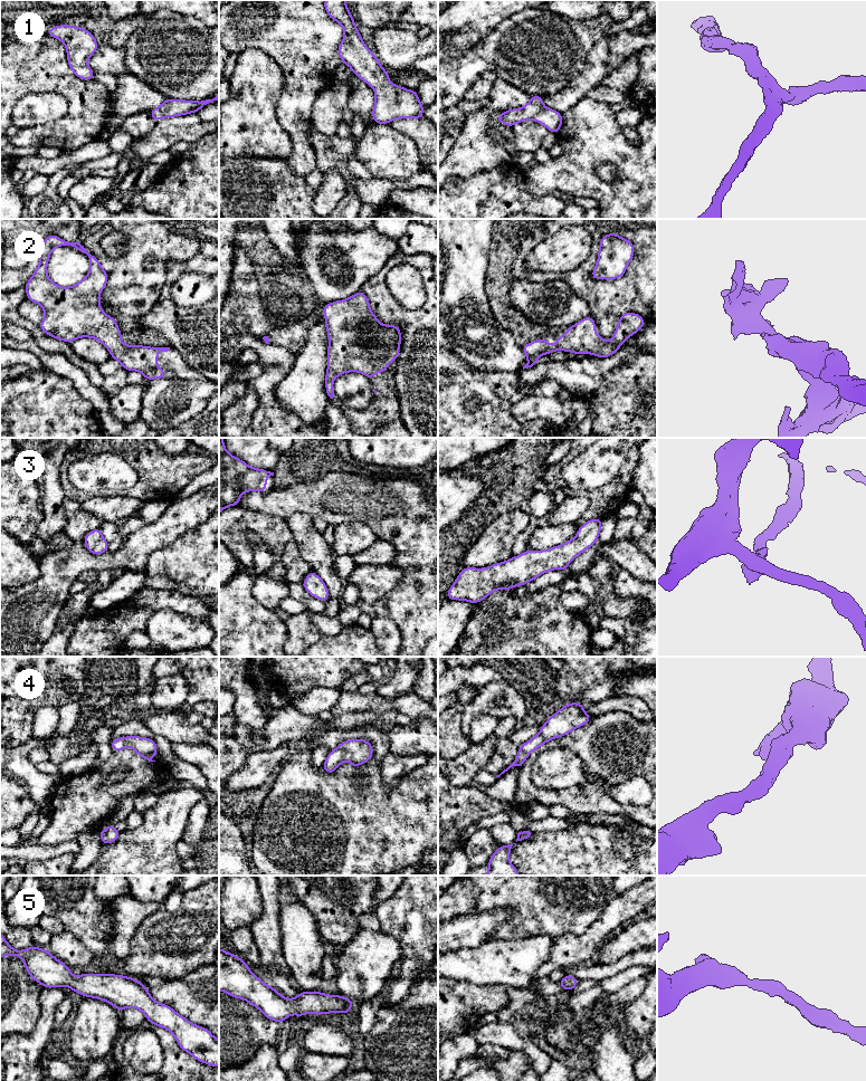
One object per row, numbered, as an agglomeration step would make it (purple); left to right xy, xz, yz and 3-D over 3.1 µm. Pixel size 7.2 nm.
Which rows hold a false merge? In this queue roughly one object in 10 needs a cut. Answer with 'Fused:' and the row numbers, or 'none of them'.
Fused: none of them

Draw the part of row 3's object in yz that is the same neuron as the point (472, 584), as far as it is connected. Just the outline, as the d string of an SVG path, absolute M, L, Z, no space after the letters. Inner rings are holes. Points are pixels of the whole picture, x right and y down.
M602 518L590 519L579 527L574 538L543 551L525 551L518 556L494 565L464 567L447 592L448 600L479 603L495 590L522 586L545 572L567 571L568 565L597 543Z

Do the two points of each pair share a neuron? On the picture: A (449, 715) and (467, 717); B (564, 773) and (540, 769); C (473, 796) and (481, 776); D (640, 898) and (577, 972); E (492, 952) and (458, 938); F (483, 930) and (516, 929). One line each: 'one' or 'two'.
A: two
B: one
C: two
D: two
E: two
F: two

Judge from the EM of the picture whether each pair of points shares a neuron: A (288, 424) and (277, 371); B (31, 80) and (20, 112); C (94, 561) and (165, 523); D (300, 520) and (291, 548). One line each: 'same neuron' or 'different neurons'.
A: same neuron
B: different neurons
C: same neuron
D: different neurons

